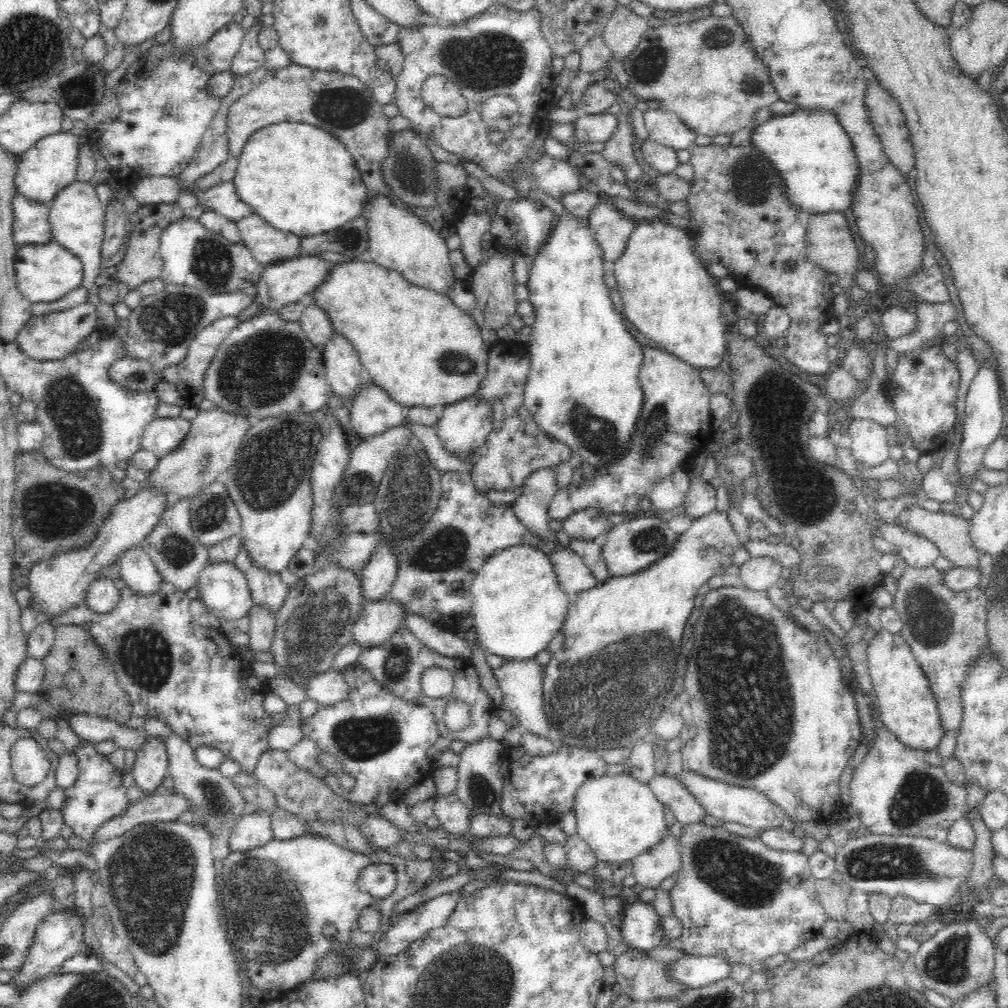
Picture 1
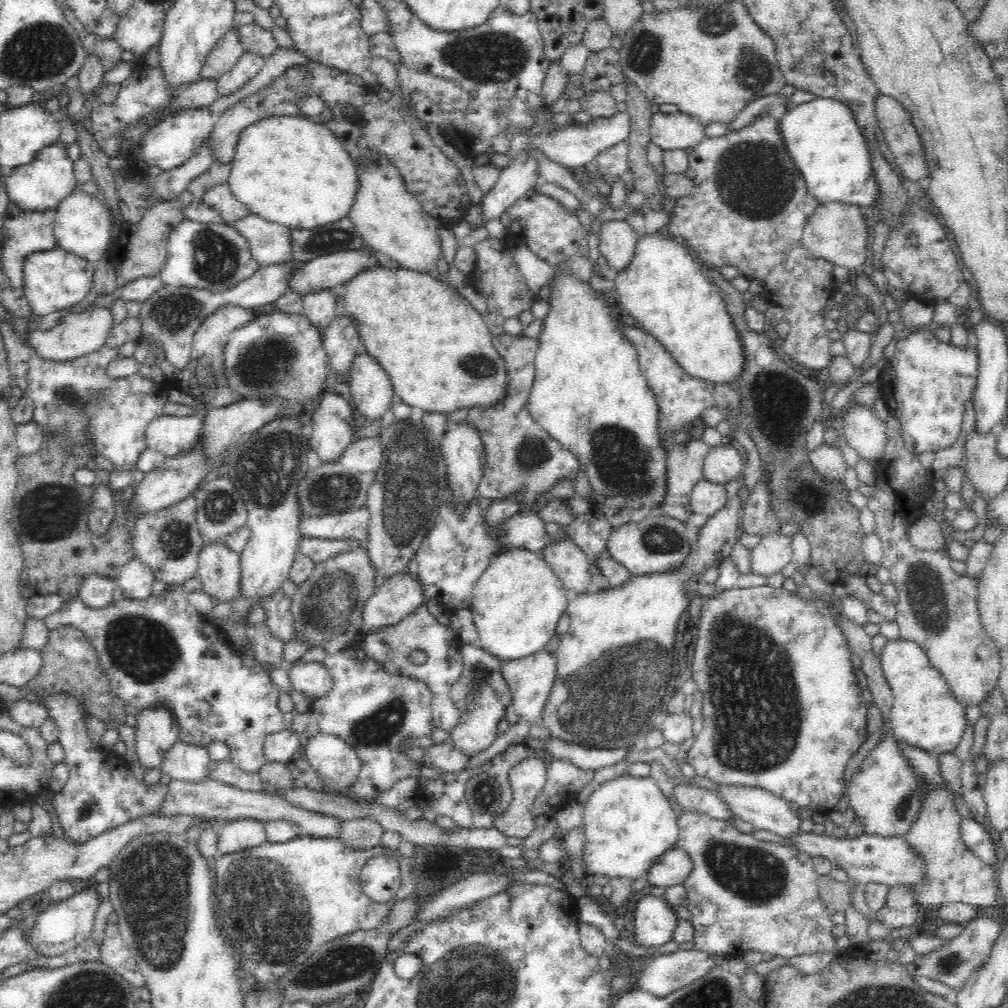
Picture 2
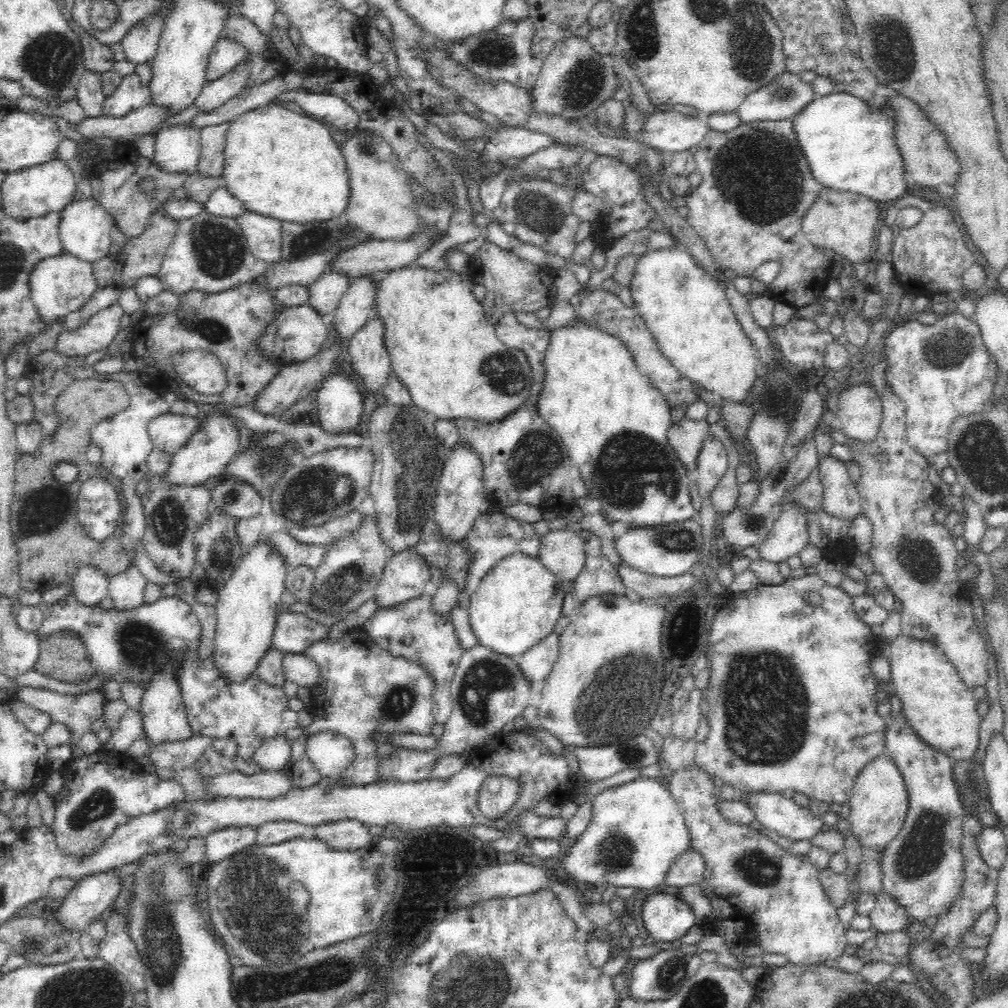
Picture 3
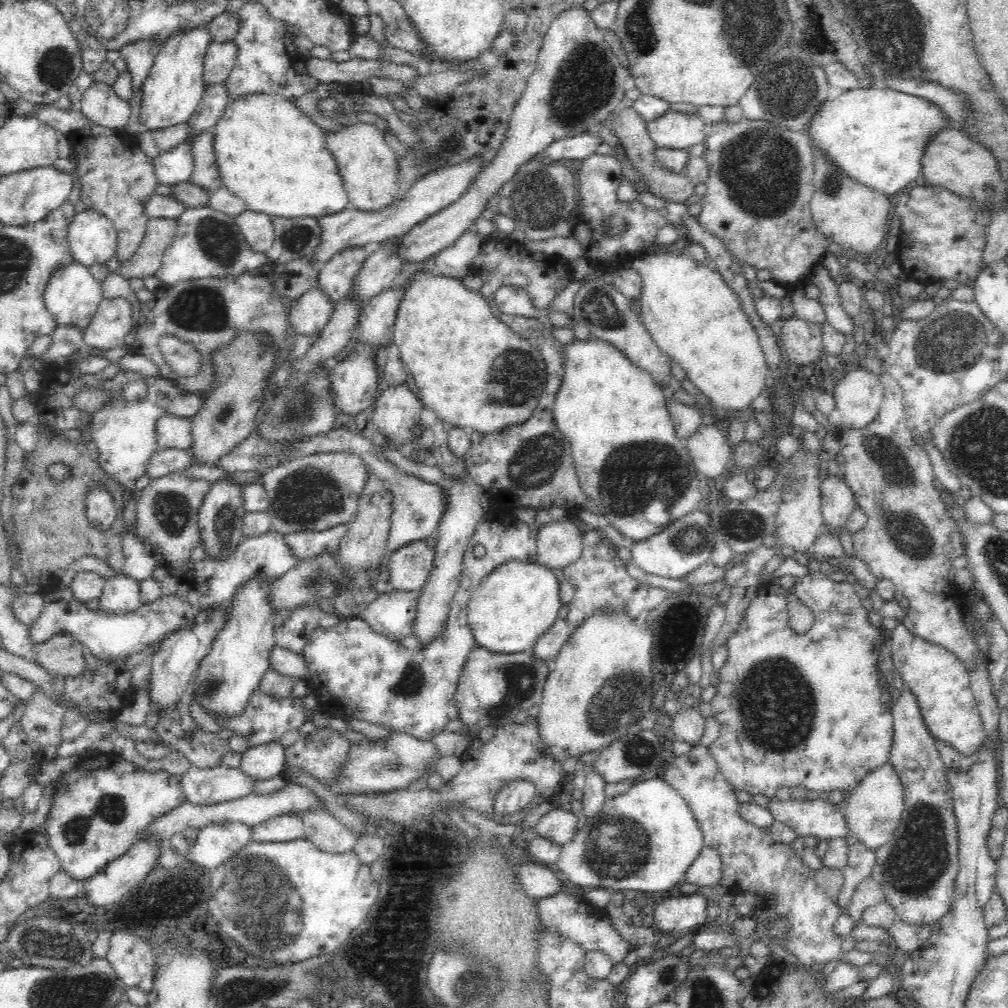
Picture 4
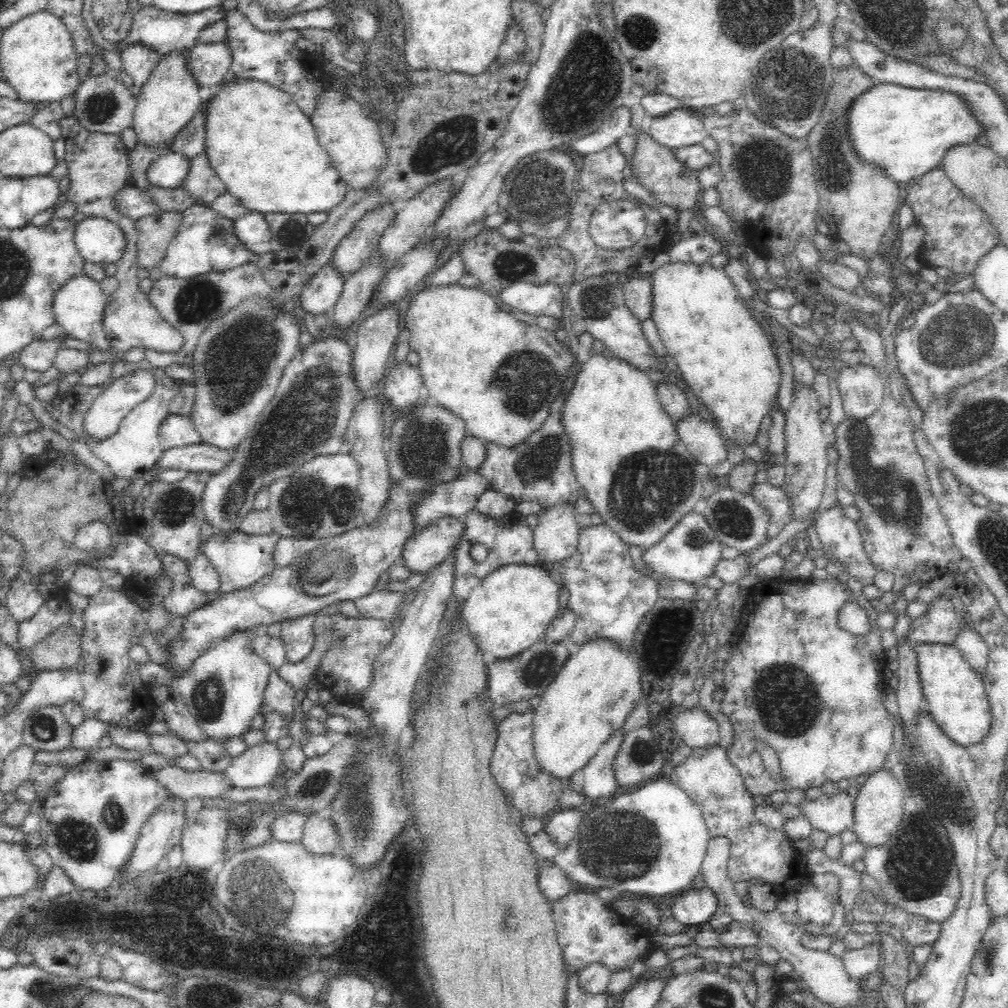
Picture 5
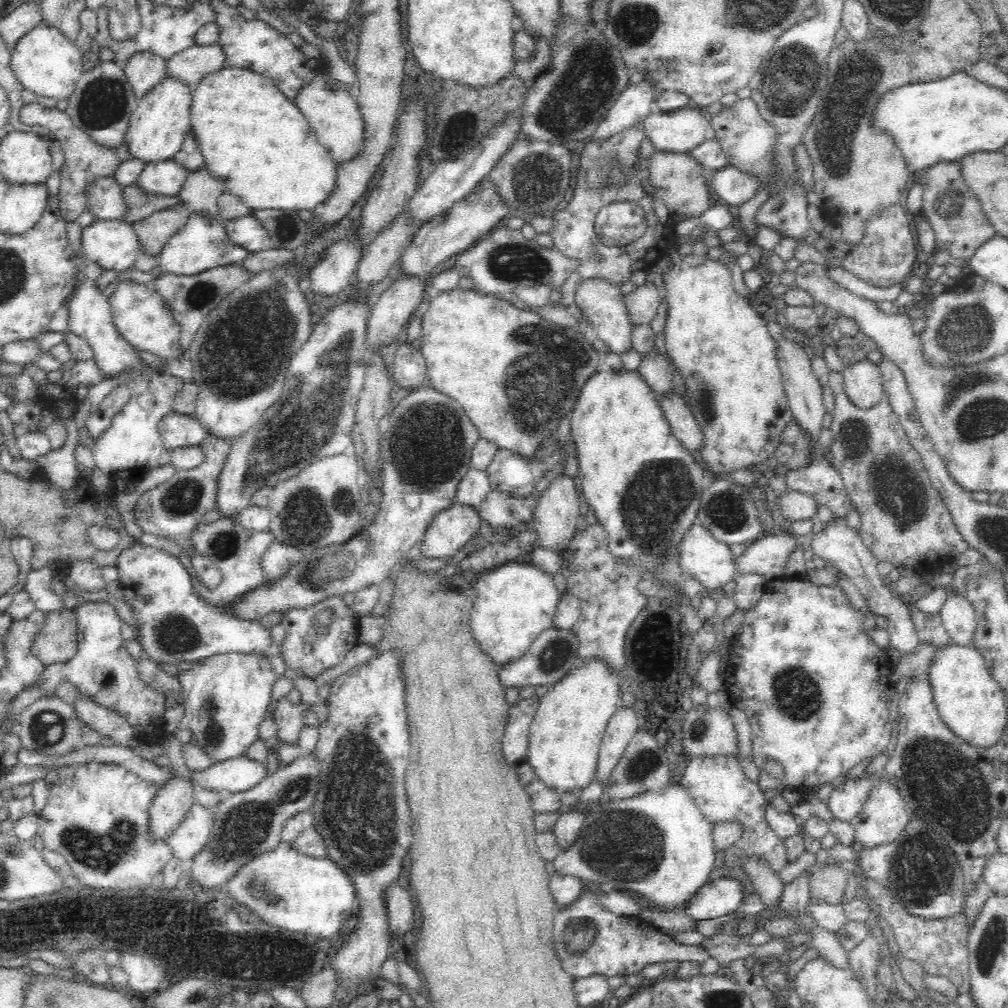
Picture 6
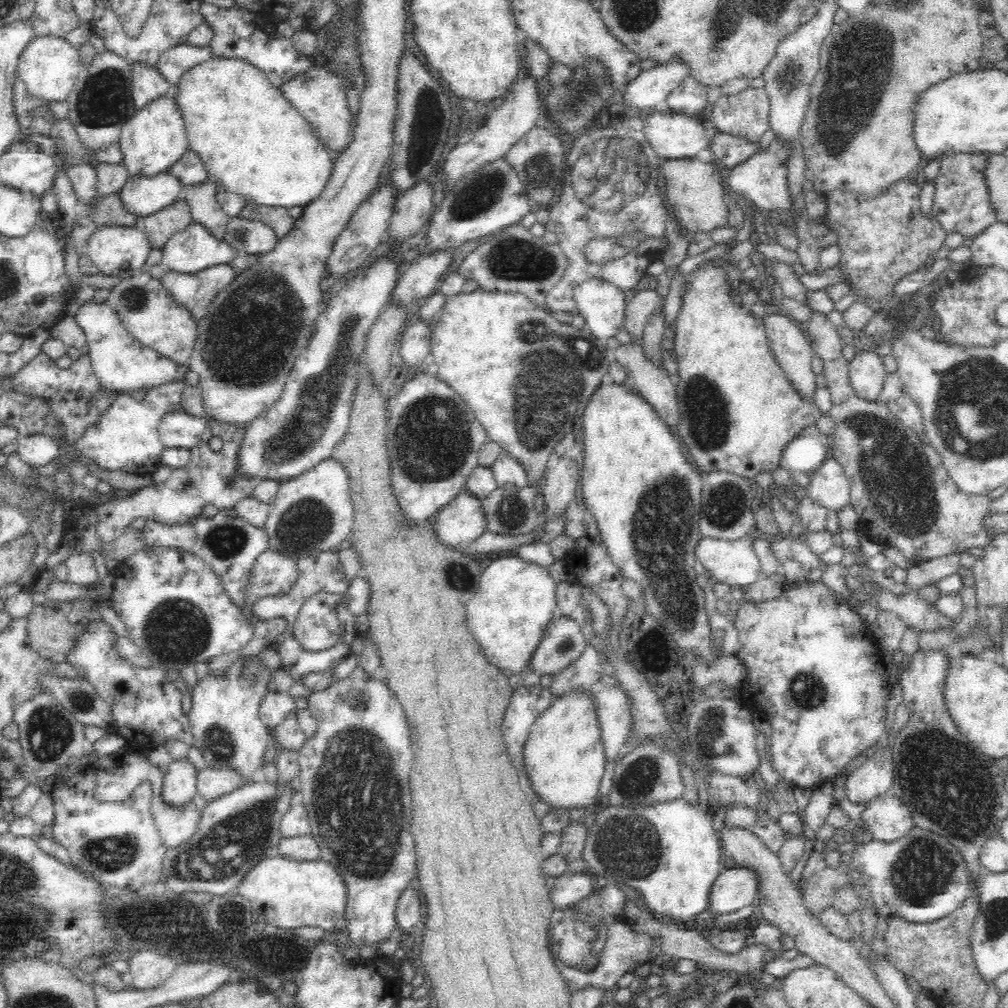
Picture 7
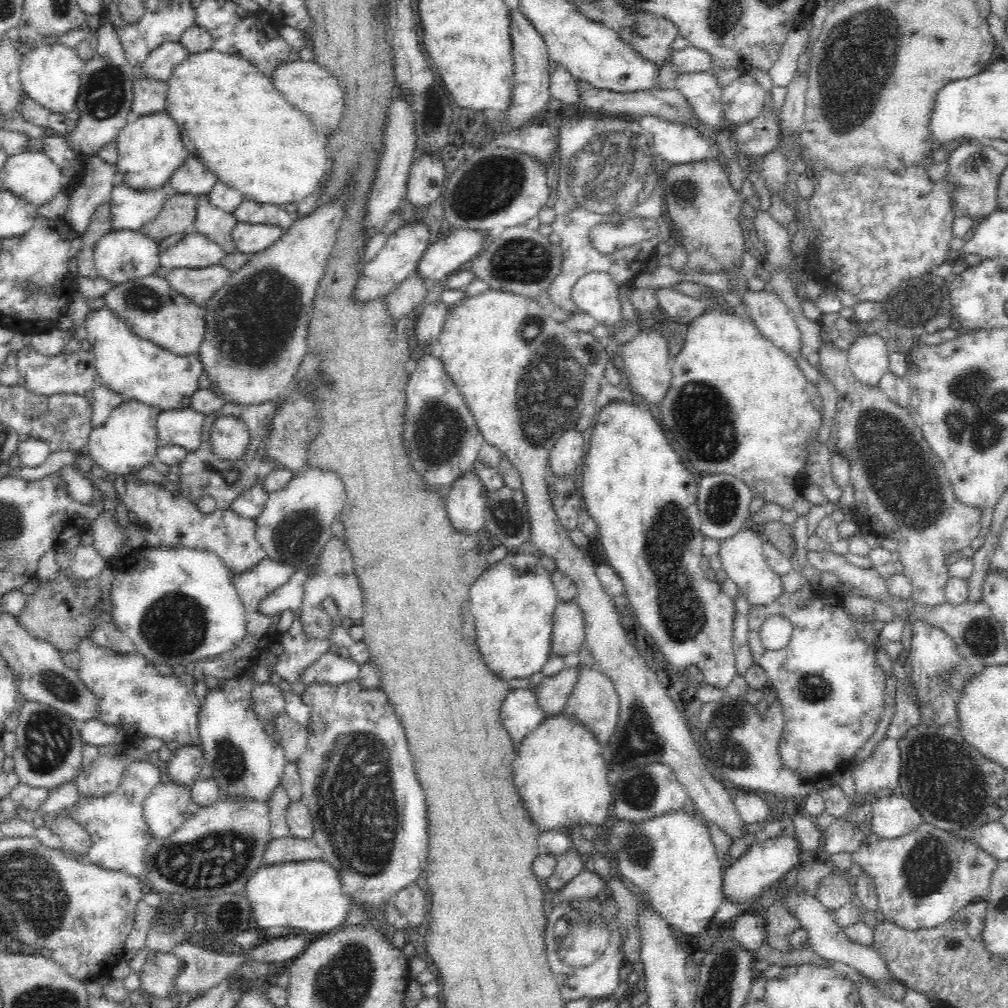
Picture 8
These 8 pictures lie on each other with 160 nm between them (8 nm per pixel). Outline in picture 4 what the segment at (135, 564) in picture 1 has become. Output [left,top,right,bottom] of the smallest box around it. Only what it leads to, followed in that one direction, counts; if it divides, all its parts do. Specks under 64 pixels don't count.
[99,574,143,615]

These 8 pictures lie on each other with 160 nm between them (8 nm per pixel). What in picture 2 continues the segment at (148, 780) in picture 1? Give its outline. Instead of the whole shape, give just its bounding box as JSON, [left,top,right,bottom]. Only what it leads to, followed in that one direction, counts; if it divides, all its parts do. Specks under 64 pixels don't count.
[136,702,181,769]

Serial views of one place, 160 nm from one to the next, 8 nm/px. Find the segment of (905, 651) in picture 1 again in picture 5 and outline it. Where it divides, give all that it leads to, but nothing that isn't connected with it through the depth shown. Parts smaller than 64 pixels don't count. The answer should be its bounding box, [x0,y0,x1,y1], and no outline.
[914,643,995,747]

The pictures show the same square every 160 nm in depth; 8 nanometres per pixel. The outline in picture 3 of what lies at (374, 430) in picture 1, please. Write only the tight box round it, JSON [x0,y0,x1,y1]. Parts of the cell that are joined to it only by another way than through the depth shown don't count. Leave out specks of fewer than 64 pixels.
[348,315,391,392]

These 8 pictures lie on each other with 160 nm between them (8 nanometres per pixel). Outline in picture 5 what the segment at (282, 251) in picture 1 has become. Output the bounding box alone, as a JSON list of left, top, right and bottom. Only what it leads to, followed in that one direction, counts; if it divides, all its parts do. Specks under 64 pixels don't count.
[233,211,271,256]

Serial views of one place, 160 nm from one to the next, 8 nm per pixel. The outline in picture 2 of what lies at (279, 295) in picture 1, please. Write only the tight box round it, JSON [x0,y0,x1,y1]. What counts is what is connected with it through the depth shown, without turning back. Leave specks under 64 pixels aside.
[290,248,382,295]

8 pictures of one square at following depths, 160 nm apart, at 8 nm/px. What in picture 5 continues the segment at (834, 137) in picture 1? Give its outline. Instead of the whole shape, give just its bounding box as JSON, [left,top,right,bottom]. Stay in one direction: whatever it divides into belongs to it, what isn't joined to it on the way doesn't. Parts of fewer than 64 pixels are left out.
[850,83,986,183]

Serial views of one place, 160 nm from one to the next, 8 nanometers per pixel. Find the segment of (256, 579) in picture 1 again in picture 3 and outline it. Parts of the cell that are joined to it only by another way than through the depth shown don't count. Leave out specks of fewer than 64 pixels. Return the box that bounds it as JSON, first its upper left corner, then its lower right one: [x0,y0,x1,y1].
[272,612,330,653]

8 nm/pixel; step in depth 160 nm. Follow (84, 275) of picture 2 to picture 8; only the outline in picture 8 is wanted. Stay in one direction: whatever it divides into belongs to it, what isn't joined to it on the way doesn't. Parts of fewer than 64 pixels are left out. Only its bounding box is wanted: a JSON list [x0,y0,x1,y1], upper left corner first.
[84,306,206,411]

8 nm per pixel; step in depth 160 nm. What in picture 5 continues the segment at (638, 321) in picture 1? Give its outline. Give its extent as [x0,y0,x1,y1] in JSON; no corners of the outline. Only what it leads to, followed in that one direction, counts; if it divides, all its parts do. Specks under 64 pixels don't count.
[652,262,780,448]

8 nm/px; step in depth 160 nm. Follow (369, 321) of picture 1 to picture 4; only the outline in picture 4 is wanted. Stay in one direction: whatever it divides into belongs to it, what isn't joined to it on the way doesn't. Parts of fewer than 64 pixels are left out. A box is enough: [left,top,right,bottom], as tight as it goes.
[392,271,546,435]

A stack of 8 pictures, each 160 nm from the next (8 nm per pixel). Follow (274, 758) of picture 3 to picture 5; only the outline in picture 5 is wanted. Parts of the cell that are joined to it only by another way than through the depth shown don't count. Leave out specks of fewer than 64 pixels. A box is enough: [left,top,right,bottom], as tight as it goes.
[221,741,282,788]

